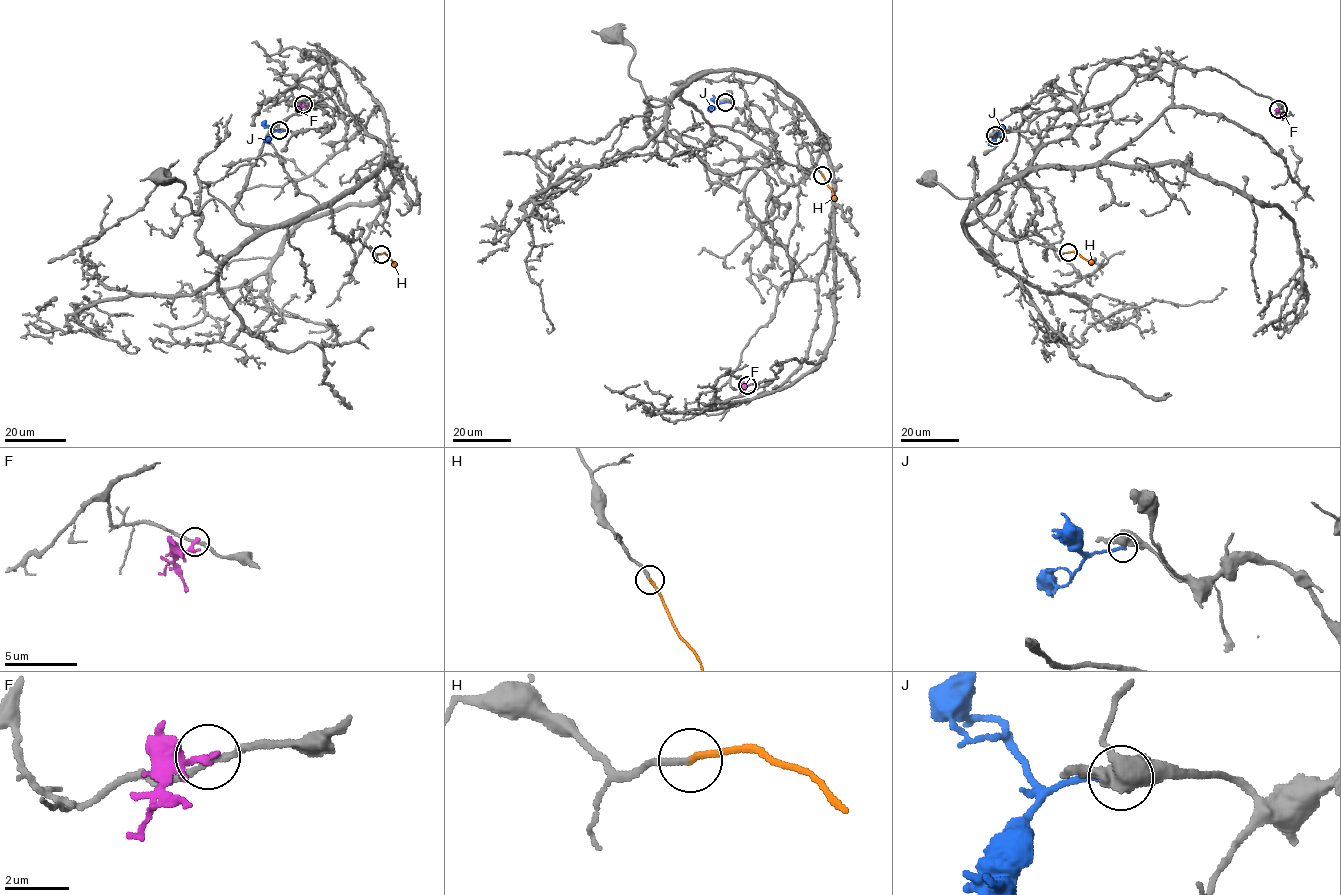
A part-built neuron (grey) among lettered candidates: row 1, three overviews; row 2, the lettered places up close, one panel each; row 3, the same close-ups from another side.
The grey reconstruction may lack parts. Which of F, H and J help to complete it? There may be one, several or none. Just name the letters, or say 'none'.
H

